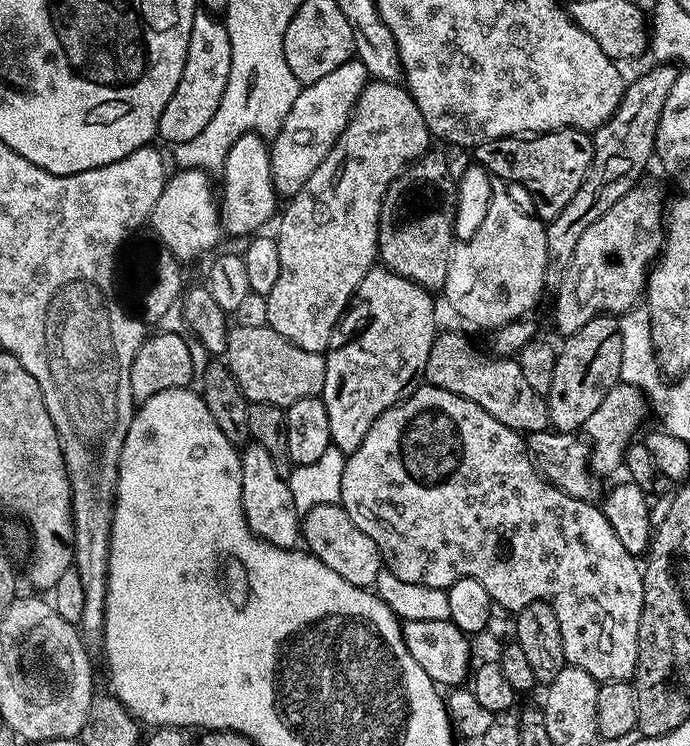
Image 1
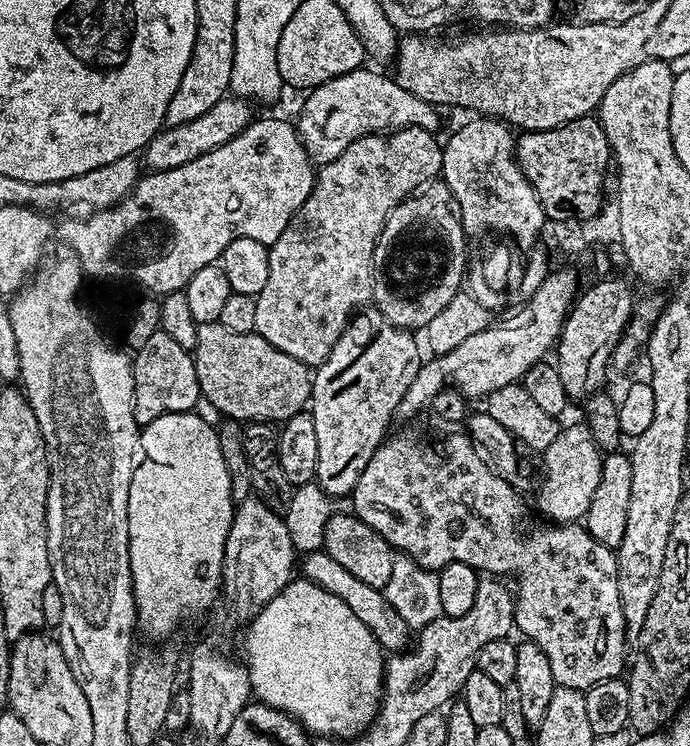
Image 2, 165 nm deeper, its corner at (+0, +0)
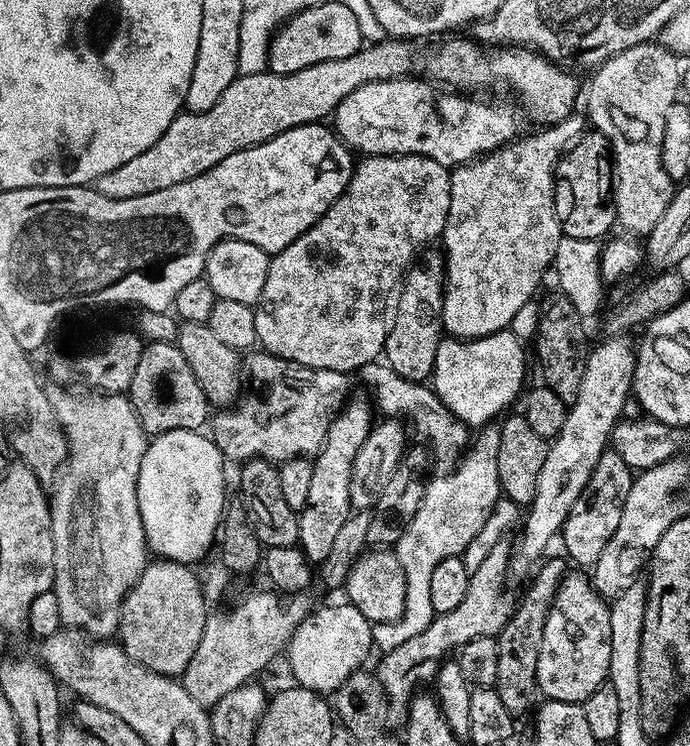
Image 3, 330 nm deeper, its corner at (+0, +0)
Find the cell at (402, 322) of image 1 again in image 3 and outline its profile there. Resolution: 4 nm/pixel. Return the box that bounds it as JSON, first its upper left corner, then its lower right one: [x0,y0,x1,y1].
[298,399,374,562]

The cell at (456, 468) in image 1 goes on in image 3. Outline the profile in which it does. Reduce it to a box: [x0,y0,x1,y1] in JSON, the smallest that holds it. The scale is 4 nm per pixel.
[536,570,610,705]

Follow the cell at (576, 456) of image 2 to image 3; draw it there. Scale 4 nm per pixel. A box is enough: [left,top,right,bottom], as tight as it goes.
[374,539,514,706]

